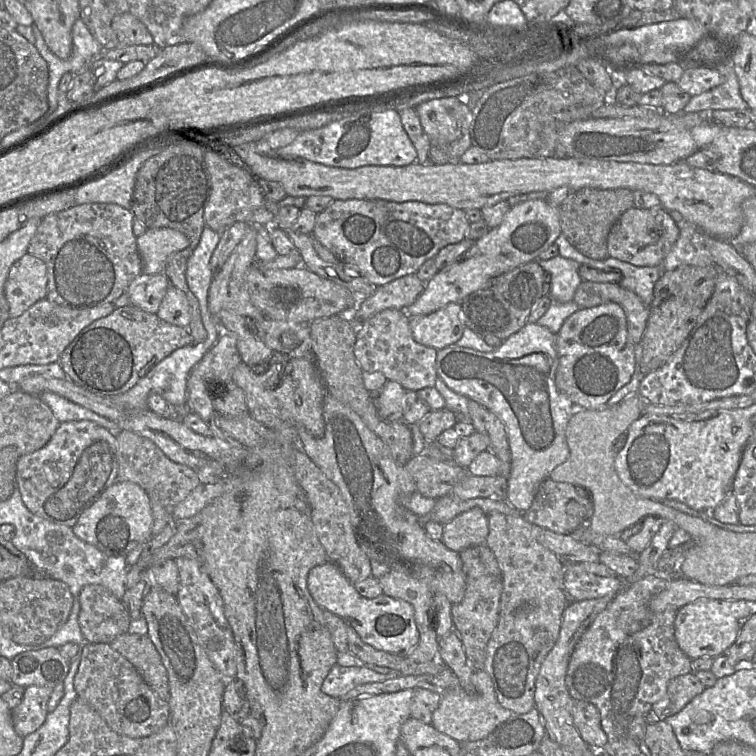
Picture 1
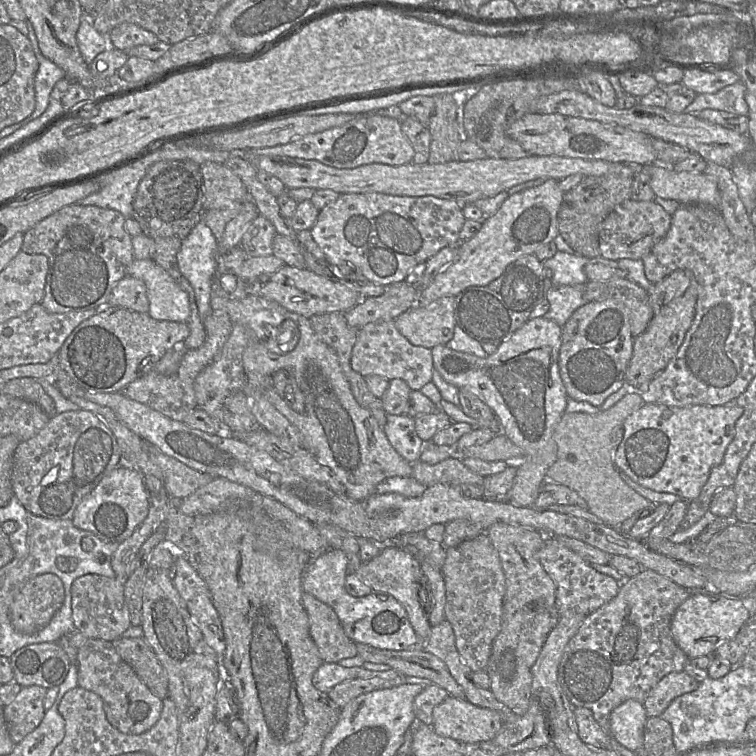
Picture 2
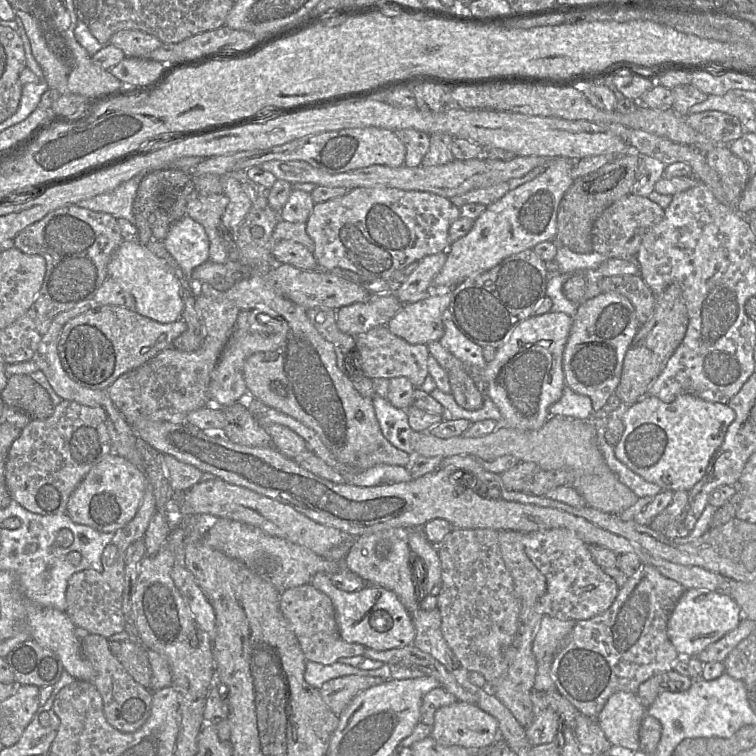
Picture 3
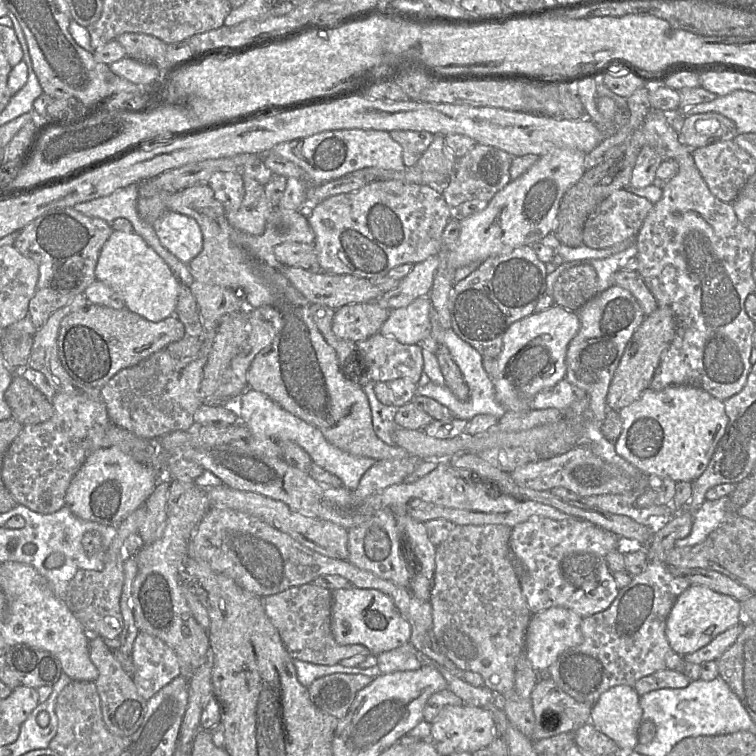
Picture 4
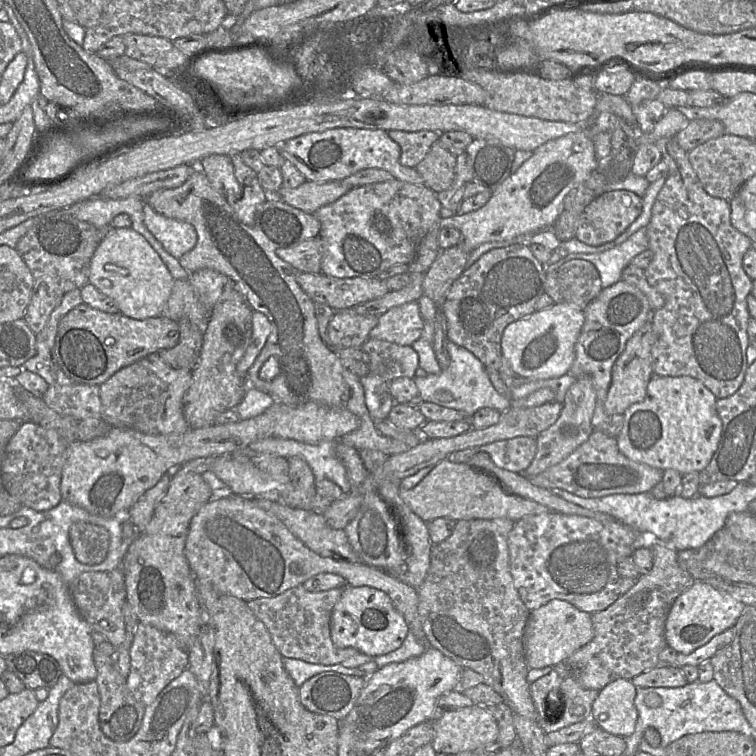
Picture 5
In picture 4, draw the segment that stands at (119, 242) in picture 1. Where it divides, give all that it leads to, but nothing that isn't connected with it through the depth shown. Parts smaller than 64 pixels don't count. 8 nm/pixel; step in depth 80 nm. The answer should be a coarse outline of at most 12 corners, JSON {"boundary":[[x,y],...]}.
{"boundary":[[50,209],[14,242],[39,268],[37,329],[96,281],[110,223]]}

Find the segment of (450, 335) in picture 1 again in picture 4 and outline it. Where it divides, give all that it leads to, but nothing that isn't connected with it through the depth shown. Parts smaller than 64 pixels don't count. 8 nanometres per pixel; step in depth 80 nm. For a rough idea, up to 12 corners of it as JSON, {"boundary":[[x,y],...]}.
{"boundary":[[427,296],[392,309],[379,333],[421,345],[431,335]]}

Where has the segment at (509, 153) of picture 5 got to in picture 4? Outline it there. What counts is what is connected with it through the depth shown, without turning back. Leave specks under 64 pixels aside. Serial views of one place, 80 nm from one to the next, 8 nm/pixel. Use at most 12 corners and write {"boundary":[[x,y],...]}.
{"boundary":[[476,143],[441,195],[453,210],[490,202],[511,181],[513,156]]}

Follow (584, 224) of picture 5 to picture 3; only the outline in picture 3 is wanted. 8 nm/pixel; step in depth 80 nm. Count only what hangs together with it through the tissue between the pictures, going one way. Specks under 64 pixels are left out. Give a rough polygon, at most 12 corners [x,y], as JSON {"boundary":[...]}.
{"boundary":[[626,195],[592,227],[593,250],[632,258],[664,208]]}

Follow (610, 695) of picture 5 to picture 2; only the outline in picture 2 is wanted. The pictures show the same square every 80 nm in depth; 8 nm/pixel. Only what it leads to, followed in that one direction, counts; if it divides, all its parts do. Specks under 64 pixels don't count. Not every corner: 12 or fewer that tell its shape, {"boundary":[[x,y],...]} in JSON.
{"boundary":[[627,700],[610,715],[610,736],[629,750],[643,747],[642,702]]}

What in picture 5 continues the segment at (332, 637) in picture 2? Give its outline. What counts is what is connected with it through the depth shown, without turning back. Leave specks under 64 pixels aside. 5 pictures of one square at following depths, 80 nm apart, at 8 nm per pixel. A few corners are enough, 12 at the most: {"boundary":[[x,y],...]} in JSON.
{"boundary":[[299,585],[246,602],[283,657],[341,664],[331,640],[343,589]]}

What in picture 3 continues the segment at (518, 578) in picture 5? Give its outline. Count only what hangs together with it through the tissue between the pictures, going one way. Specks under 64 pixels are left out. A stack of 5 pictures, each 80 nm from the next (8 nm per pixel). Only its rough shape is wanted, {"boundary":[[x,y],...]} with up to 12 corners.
{"boundary":[[567,529],[523,533],[540,613],[587,620],[620,588]]}

